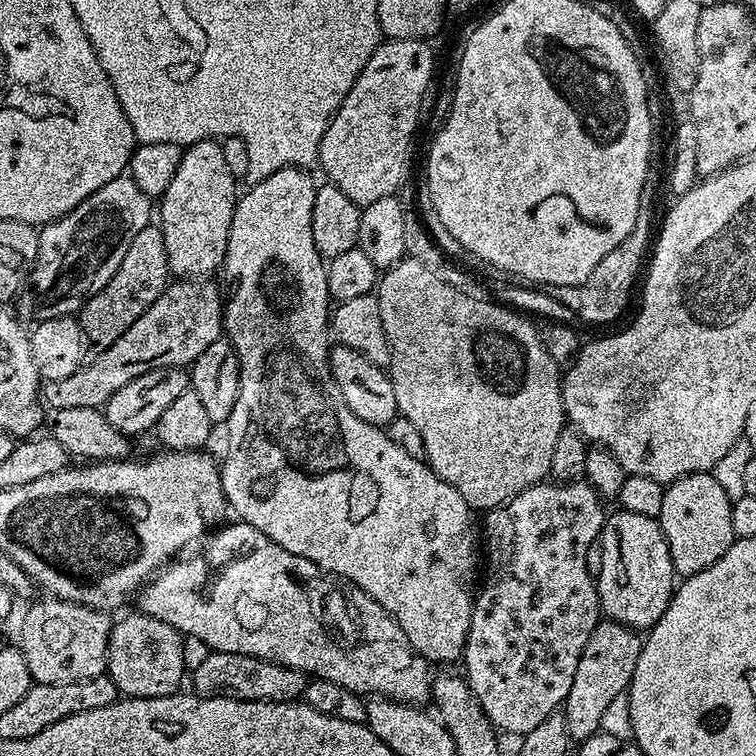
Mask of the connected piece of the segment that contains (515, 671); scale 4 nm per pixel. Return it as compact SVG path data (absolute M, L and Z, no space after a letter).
M541 482L532 488L528 488L522 494L509 500L502 508L493 508L487 513L482 524L482 544L488 547L488 573L483 573L482 583L478 588L478 595L475 597L472 606L472 621L468 637L464 643L464 655L462 665L465 672L462 672L467 686L472 692L473 698L480 705L485 717L492 724L492 727L501 733L509 732L515 738L523 738L532 730L542 726L551 716L557 715L558 709L563 705L565 698L570 694L570 685L574 682L574 673L578 671L578 658L582 658L582 650L586 650L586 642L590 642L590 634L594 634L597 624L602 619L600 606L600 594L596 590L596 581L588 572L586 566L586 554L590 554L590 546L597 543L600 533L604 530L606 519L605 501L590 487L587 482L570 482L567 484L554 482Z

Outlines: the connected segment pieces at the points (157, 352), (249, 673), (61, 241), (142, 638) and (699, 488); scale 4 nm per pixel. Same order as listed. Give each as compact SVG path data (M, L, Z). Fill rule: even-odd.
M178 280L165 288L150 310L120 338L101 351L96 363L85 365L66 379L45 381L41 401L53 413L74 408L101 409L128 382L154 369L189 367L224 332L225 297L212 282Z
M212 652L197 666L191 669L191 691L206 698L230 698L242 702L266 702L267 704L290 704L299 701L304 694L306 677L303 672L280 668L265 660L249 656L231 656L225 652Z
M125 174L116 180L111 180L102 190L95 192L89 200L79 204L63 220L53 220L39 229L40 249L36 265L32 268L30 287L23 293L24 308L33 316L33 321L76 316L94 294L98 294L114 278L118 266L122 266L122 258L126 258L126 250L134 243L138 230L149 227L154 216L153 201L131 178Z
M143 614L128 616L125 620L116 620L112 625L108 643L108 671L106 673L114 682L121 697L133 700L162 698L177 695L180 683L185 683L184 644L185 637L166 626L158 618Z
M695 472L673 480L665 487L658 519L670 546L670 558L677 577L694 576L714 566L714 562L726 554L734 539L730 526L731 509L732 501L726 498L726 490L718 486L711 472Z

